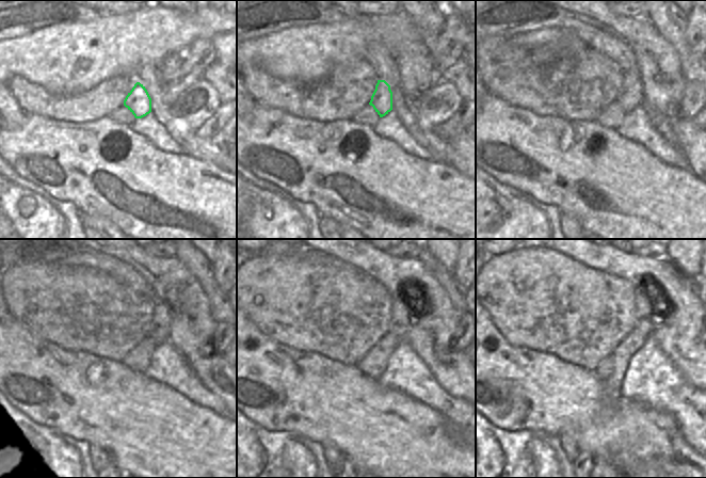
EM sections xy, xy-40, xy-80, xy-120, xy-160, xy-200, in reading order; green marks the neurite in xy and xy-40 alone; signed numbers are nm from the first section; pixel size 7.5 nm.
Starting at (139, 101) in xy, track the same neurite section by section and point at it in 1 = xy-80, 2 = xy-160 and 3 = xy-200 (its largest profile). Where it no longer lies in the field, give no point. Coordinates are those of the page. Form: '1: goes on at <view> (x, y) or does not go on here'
1: goes on at xy-80 (631, 95)
2: goes on at xy-160 (401, 322)
3: goes on at xy-200 (643, 305)

